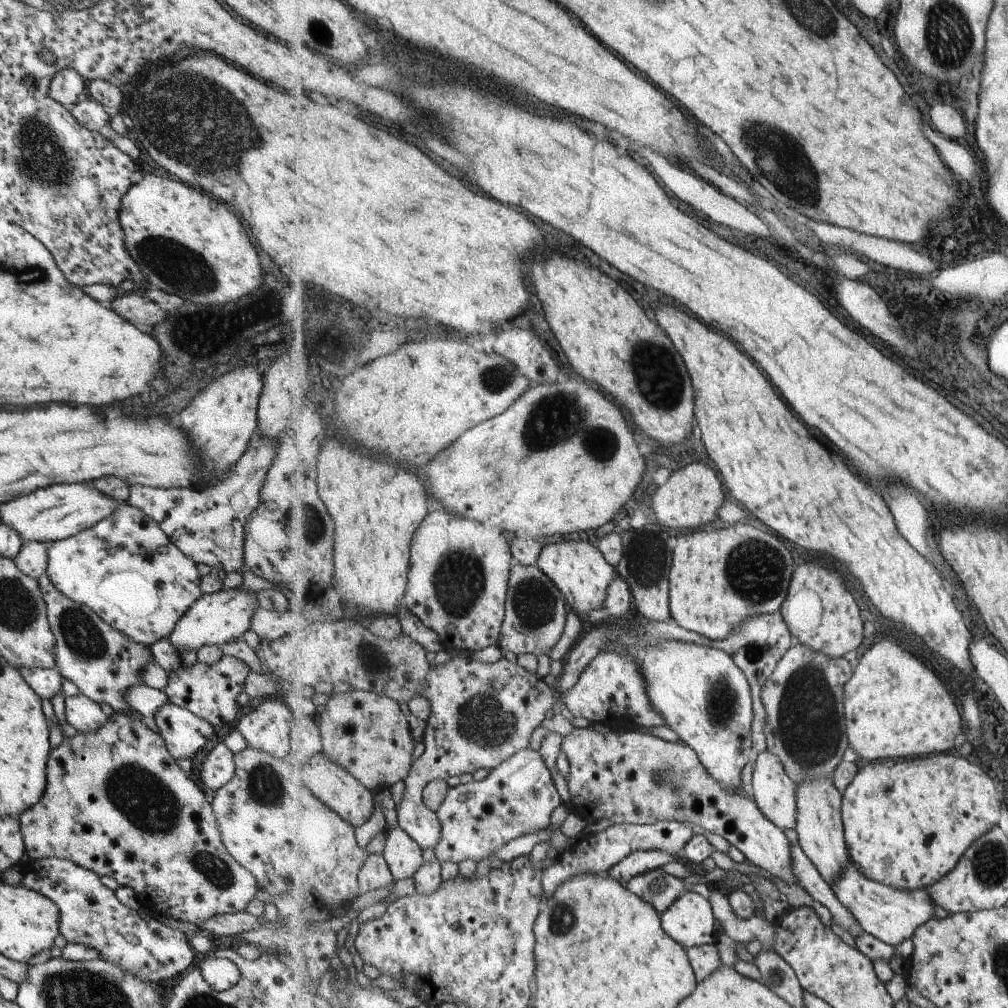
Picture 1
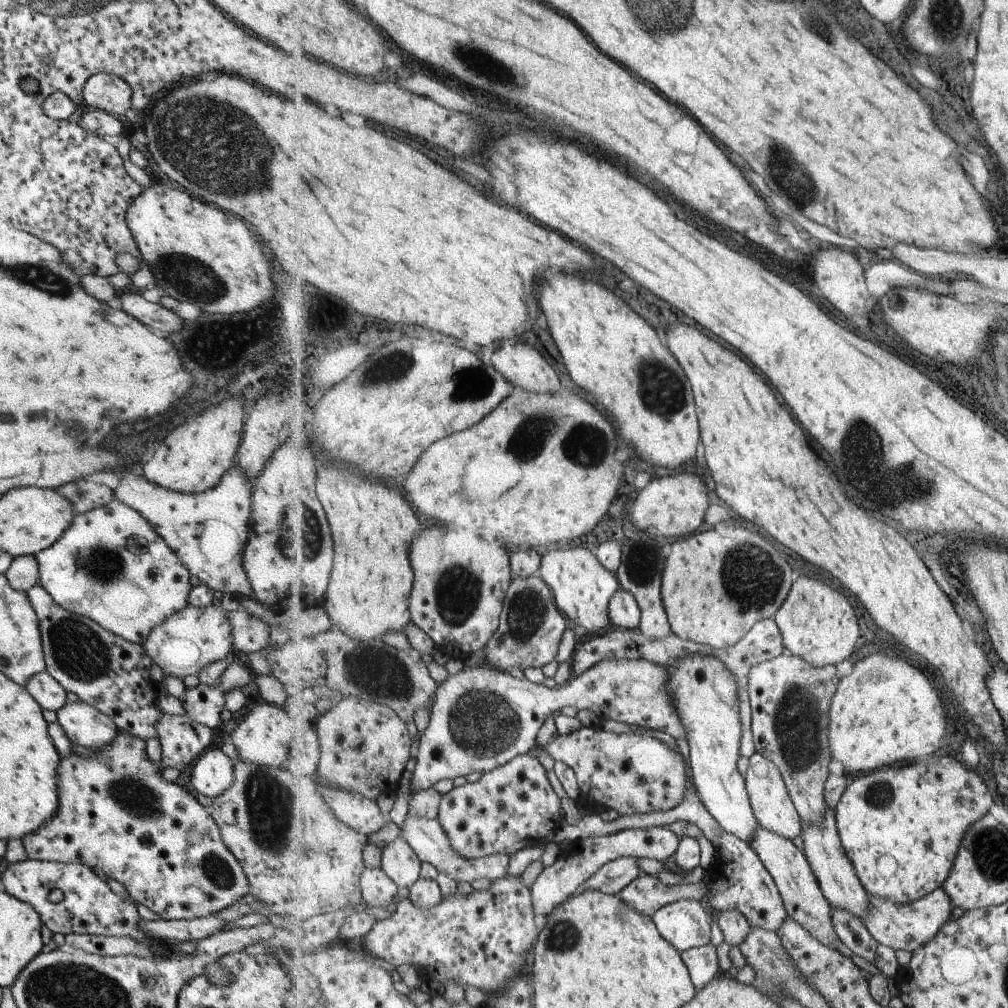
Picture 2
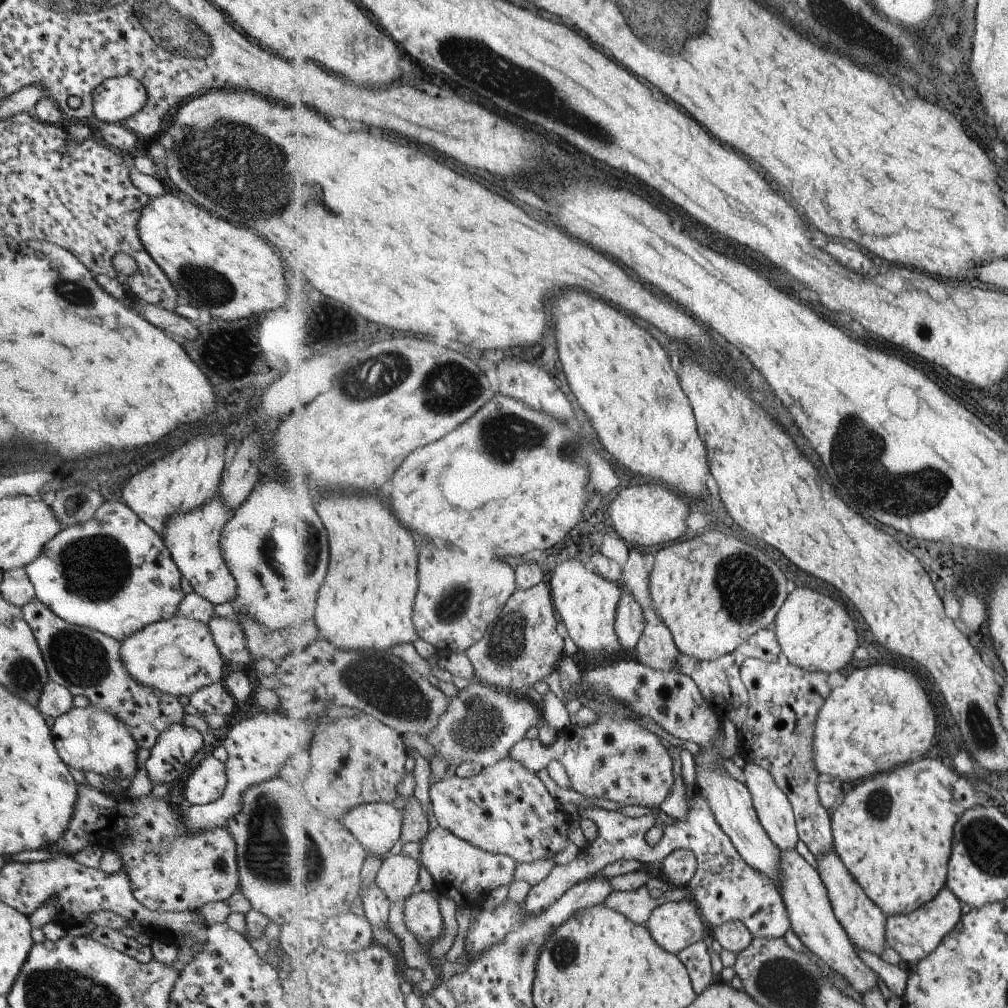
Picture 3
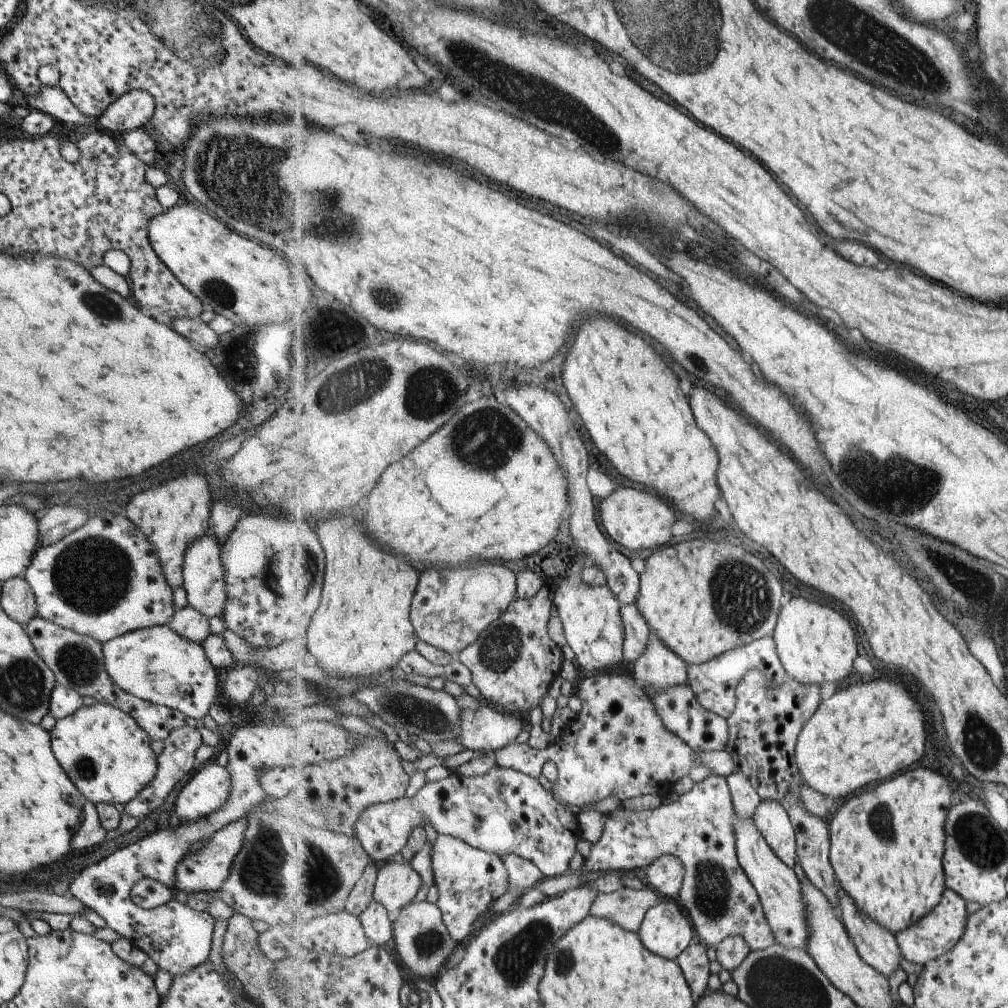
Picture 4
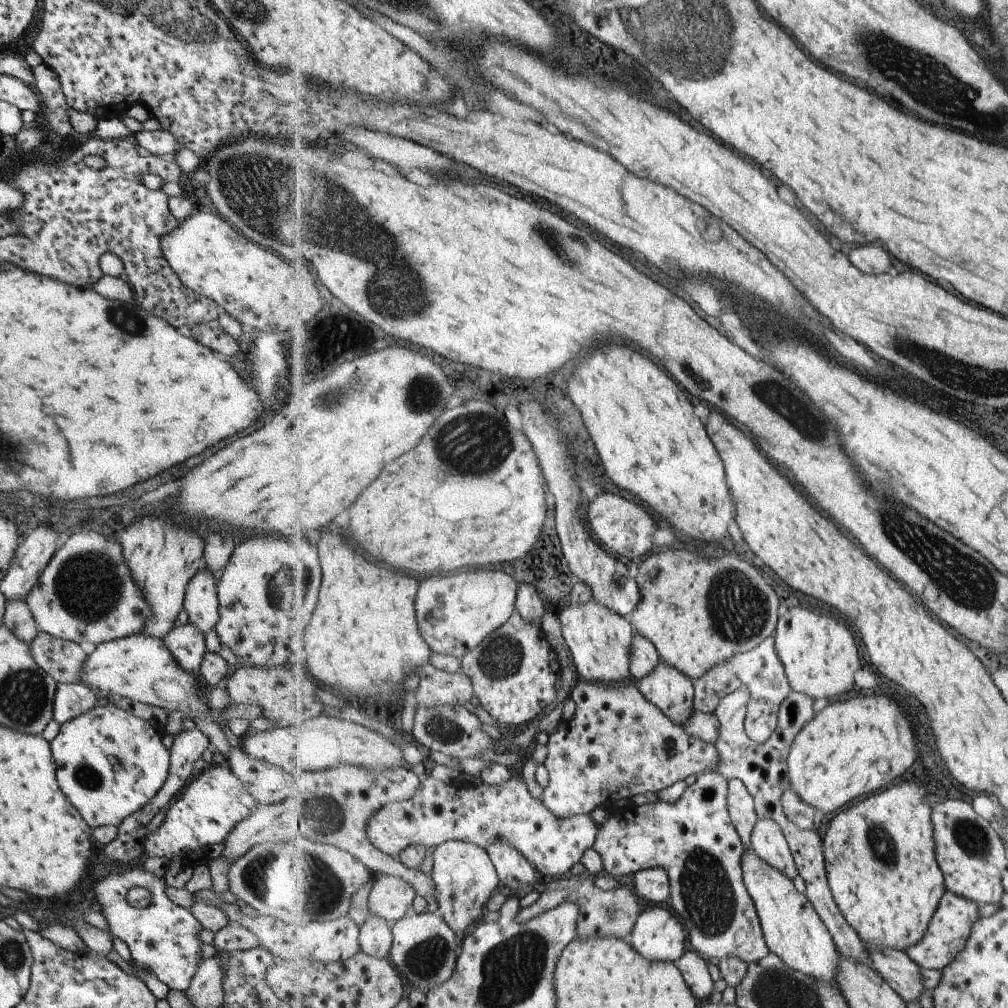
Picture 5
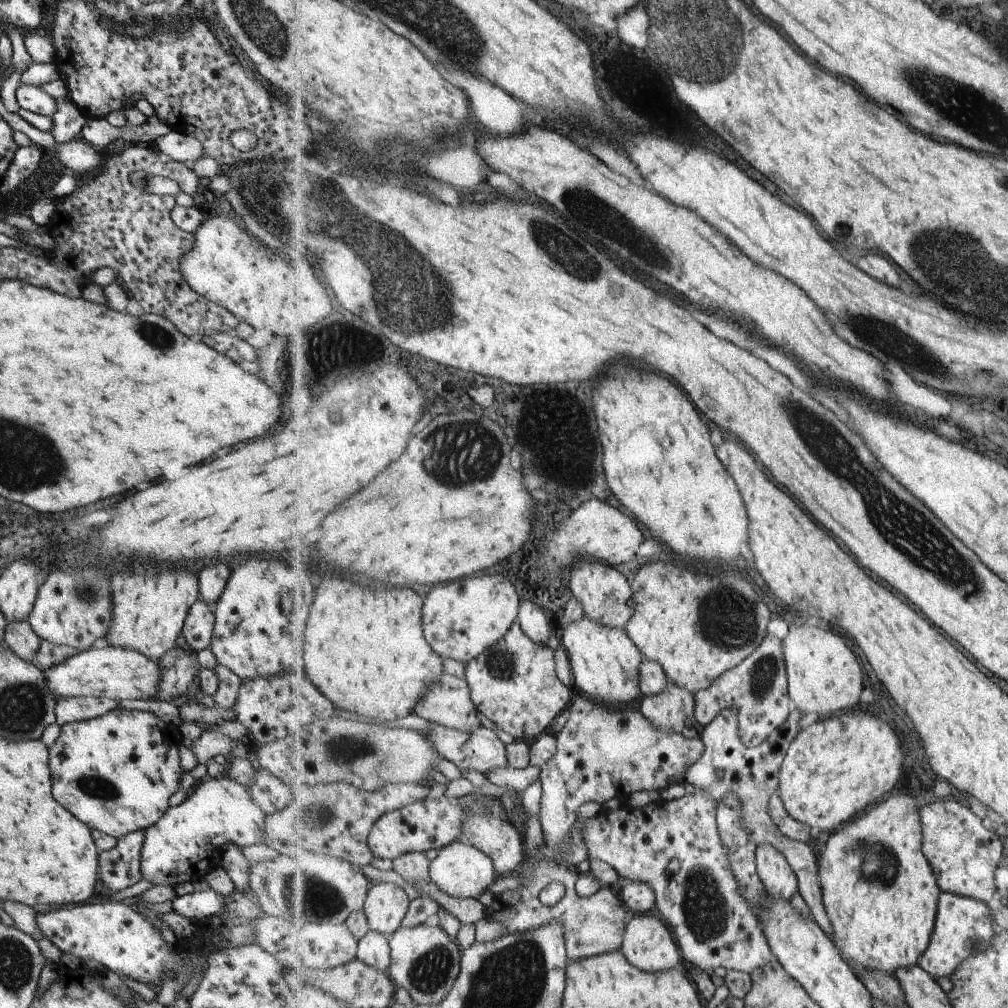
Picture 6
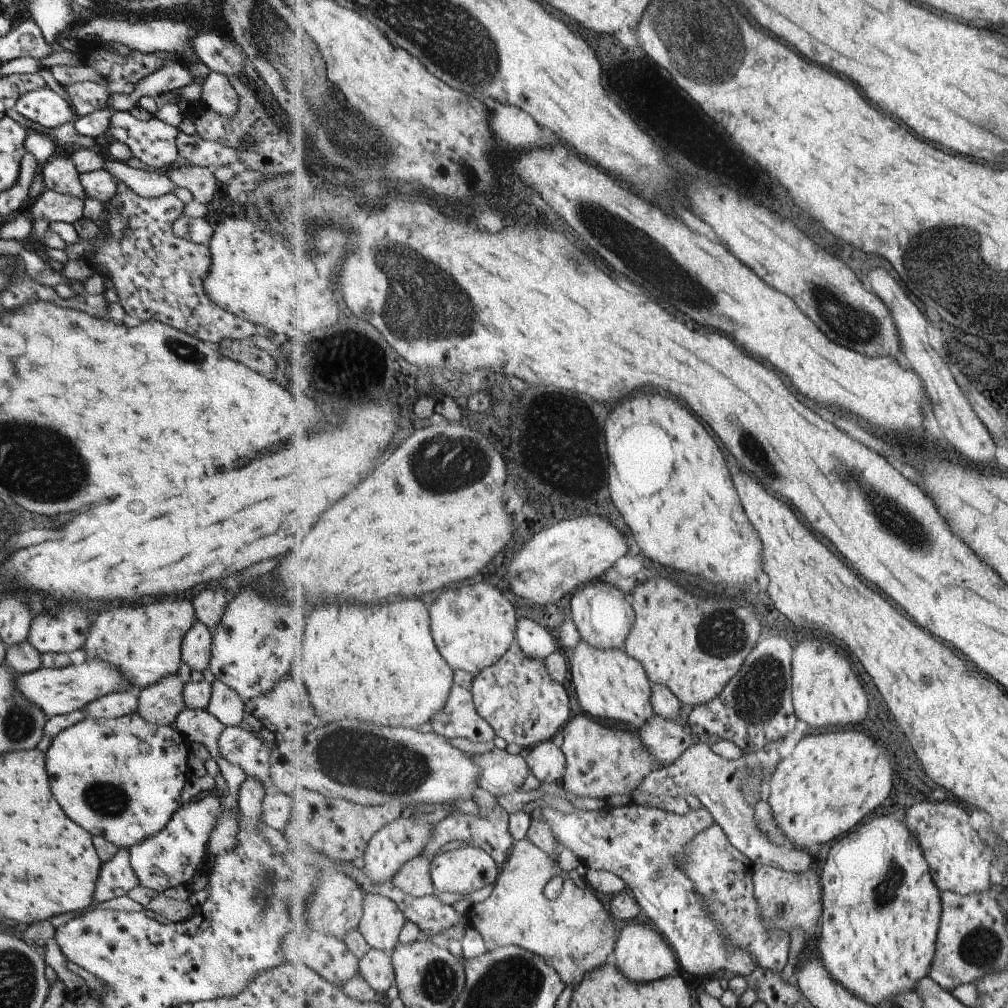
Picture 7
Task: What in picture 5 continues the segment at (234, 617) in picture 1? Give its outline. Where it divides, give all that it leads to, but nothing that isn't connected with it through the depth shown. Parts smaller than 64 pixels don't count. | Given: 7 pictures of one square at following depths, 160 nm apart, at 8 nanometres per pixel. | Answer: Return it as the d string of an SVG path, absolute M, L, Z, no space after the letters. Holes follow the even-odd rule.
M133 633L112 641L99 643L82 666L79 683L91 688L93 692L95 689L99 689L110 695L164 708L168 713L173 711L183 713L194 722L195 728L199 729L208 738L208 742L211 742L210 746L215 746L225 758L228 756L228 750L231 746L227 742L219 722L216 722L210 715L211 709L205 704L203 694L200 696L197 694L197 690L203 692L202 689L204 688L199 674L197 676L193 673L190 674L190 672L182 669L177 664L177 661L174 662L174 658L164 645L164 642L157 637L144 635L143 633Z

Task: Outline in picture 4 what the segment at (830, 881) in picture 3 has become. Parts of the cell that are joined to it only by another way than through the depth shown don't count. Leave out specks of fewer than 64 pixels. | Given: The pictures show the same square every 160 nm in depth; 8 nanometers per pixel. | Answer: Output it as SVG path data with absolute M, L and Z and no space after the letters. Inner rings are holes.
M841 884L838 897L843 923L860 955L886 977L893 976L893 972L900 969L899 960L903 958L897 935L858 909L853 897Z

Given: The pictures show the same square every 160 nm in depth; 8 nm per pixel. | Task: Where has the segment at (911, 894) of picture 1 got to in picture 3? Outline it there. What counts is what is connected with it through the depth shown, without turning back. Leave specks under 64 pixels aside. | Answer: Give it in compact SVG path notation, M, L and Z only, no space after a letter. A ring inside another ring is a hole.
M947 886L930 903L905 915L886 917L886 942L909 964L929 956L963 918L960 898Z

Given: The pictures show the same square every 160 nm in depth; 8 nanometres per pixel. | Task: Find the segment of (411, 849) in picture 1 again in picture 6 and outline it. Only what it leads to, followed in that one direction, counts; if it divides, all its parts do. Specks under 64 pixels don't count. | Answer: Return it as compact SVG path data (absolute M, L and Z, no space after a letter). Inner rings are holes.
M377 883L371 886L364 905L369 930L391 937L402 928L410 902L407 892L397 884Z

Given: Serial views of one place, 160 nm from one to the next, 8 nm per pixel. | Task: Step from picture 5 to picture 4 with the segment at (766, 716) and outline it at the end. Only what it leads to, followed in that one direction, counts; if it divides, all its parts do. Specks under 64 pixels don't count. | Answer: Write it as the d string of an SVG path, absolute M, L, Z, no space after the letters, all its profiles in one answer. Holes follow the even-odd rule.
M774 637L760 638L751 642L751 644L733 649L703 664L689 666L689 684L691 684L696 697L705 708L727 719L736 710L737 691L741 679L754 668L761 669L768 676L773 684L772 687L784 682L788 672L781 660Z

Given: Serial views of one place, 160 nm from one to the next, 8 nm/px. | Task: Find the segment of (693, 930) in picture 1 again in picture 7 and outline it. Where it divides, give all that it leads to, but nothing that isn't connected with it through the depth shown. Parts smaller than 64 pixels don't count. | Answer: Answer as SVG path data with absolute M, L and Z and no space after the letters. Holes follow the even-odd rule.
M631 921L620 926L612 961L625 976L636 983L653 982L671 976L676 974L681 966L674 949L669 942L663 940L663 935L659 931L655 932L651 926L633 924Z

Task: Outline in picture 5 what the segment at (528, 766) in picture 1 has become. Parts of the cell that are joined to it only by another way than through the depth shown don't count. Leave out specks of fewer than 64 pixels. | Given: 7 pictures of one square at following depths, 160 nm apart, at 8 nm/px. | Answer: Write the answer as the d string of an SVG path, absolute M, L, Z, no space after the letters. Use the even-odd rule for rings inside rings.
M432 775L422 777L419 792L412 799L393 801L381 807L368 822L368 837L378 849L389 856L400 855L412 844L424 844L427 849L436 848L447 841L460 840L475 843L487 849L495 841L507 841L509 845L524 854L538 870L542 879L559 880L569 876L569 870L582 862L583 855L594 846L598 835L598 824L591 815L558 817L542 800L535 798L523 776L512 776L503 784L492 785L481 782L473 788L460 788L457 782L441 782Z

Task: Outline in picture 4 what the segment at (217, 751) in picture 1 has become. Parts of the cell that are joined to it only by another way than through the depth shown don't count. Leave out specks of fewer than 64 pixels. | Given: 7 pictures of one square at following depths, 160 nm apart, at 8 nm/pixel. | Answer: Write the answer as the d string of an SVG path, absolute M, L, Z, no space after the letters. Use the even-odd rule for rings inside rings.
M213 759L197 767L174 801L181 821L192 821L218 811L229 794L230 774Z

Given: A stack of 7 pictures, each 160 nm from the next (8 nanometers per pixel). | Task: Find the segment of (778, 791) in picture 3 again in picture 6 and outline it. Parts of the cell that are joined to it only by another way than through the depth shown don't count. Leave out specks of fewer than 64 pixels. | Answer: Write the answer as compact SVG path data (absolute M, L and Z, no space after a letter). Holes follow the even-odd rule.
M773 844L758 846L756 866L768 896L785 898L790 902L797 892L800 893L796 872L789 866L785 854L779 852Z

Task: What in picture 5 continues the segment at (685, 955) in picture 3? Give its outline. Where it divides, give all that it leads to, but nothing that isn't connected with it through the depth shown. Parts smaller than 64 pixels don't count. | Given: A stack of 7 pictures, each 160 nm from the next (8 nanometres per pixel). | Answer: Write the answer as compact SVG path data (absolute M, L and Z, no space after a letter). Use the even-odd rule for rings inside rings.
M690 948L678 960L681 972L684 972L685 980L692 988L693 994L700 1000L709 1000L713 989L713 978L707 968L708 961L693 948Z

